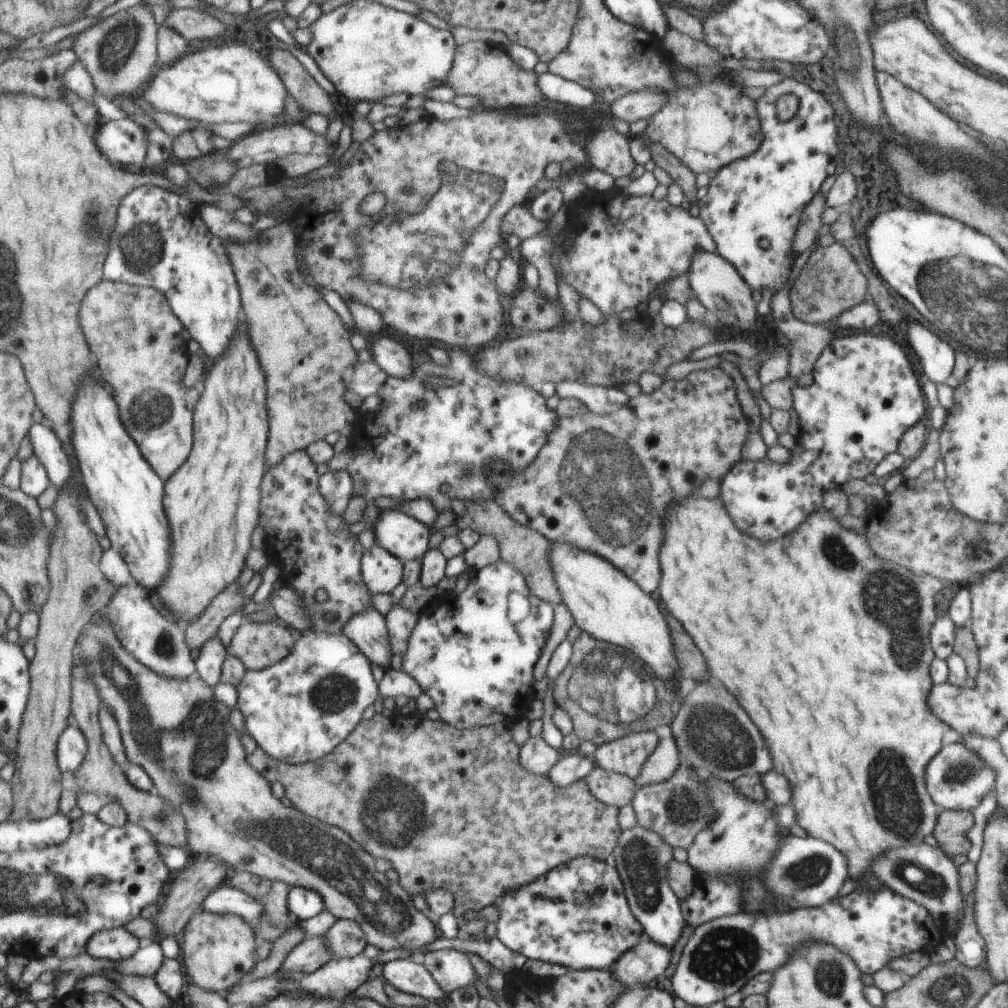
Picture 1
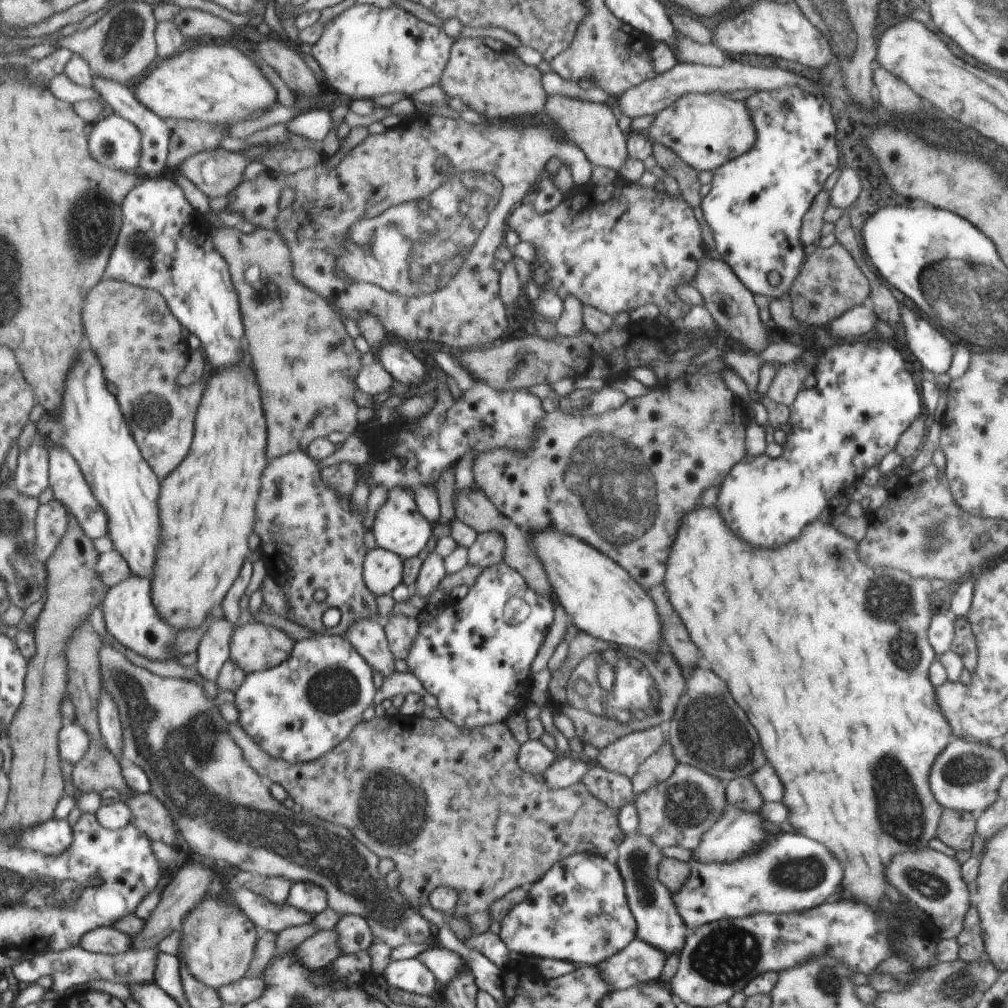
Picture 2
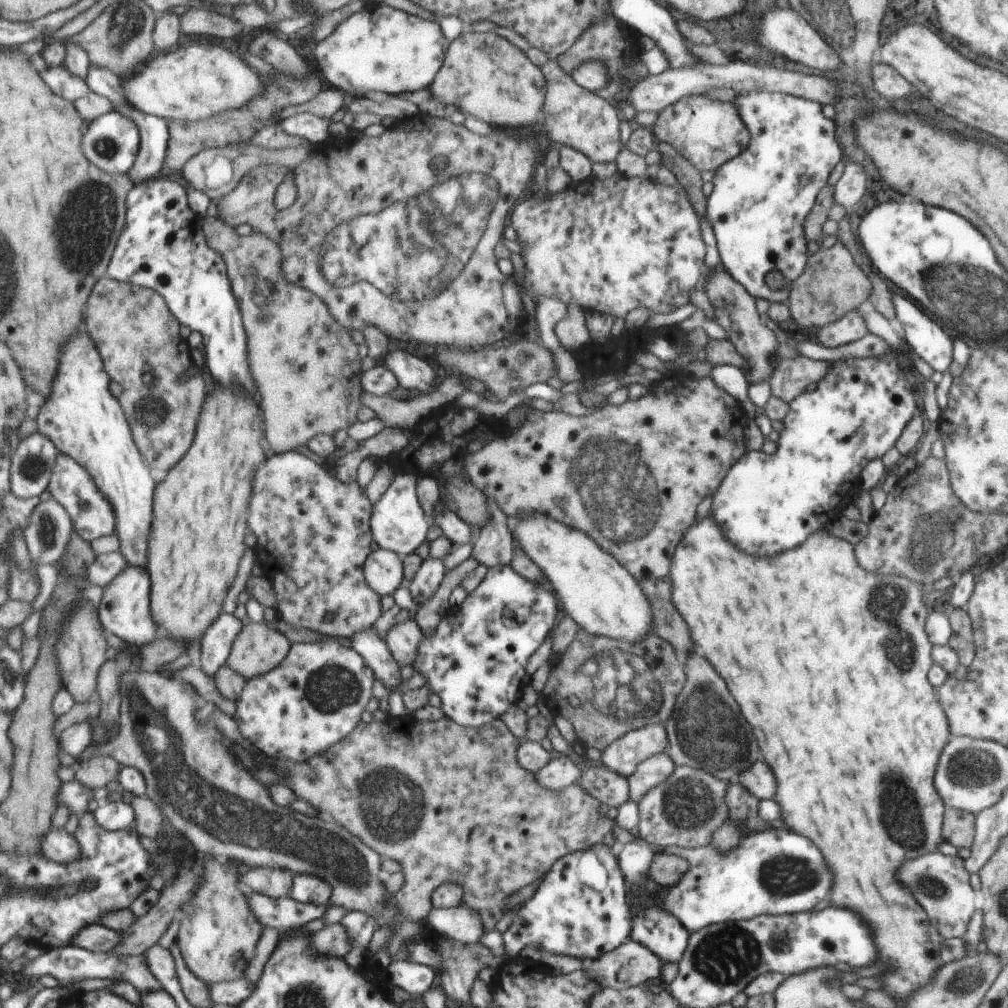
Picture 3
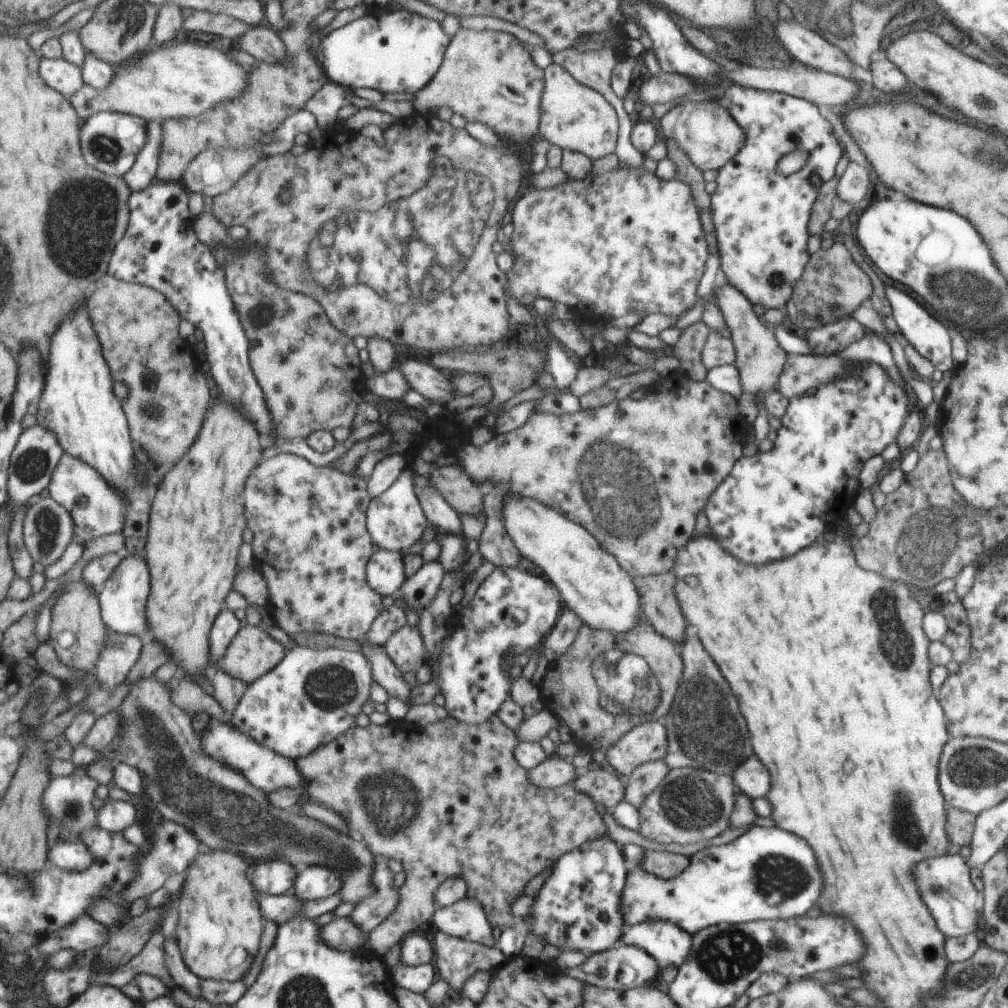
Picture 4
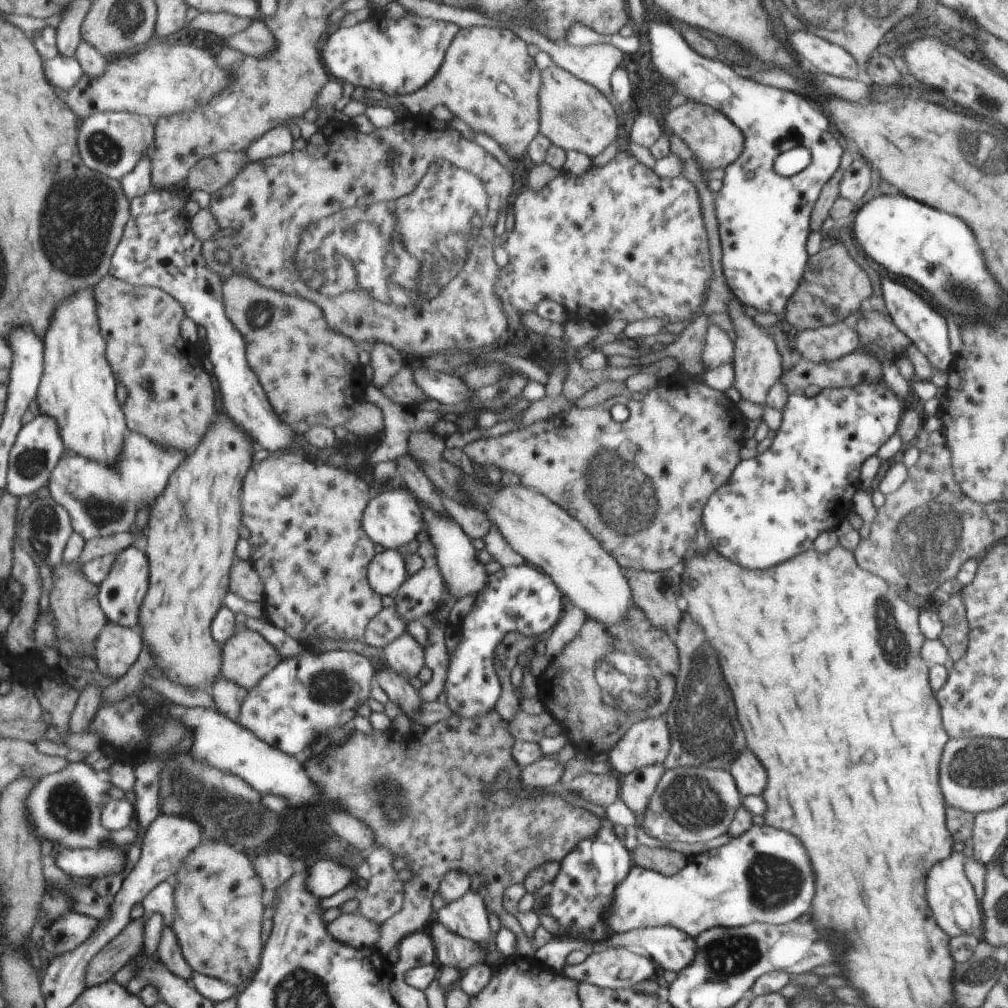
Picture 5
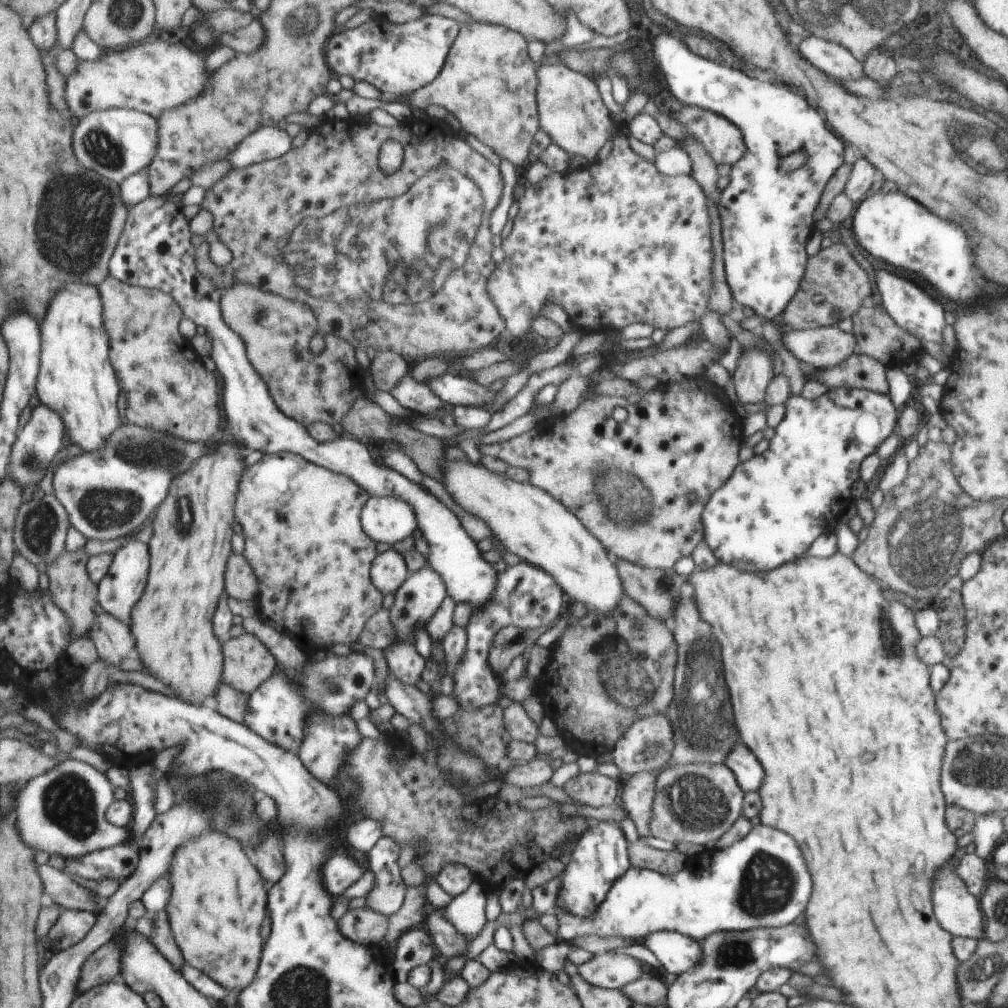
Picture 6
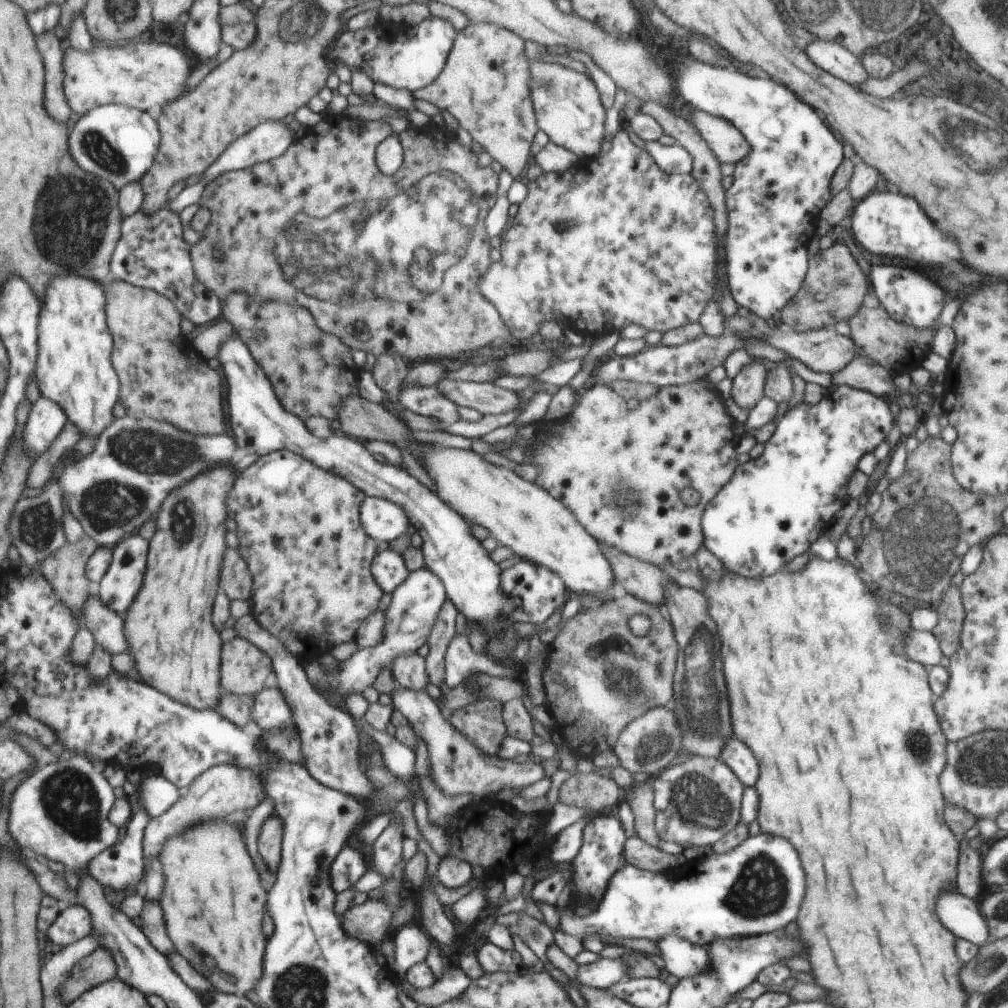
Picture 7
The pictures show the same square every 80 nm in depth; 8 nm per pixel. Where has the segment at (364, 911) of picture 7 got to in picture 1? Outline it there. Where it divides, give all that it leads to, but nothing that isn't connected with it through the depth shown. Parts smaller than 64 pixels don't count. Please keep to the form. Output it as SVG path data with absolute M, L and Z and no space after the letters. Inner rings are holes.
M325 935L315 936L301 942L290 952L278 976L291 979L295 976L313 974L331 960L331 954L327 950L327 938Z

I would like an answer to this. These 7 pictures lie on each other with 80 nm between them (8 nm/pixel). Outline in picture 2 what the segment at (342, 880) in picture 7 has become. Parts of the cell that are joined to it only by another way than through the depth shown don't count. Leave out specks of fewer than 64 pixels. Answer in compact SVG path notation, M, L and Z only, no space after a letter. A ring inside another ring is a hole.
M311 882L294 883L288 904L307 914L319 914L328 908L327 890Z

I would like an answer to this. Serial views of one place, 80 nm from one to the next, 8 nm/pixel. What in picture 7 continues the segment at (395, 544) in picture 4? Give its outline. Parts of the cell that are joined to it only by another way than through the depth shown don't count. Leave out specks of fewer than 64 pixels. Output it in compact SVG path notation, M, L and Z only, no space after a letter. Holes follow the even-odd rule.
M365 497L359 508L360 525L379 544L386 545L407 528L407 512L388 499Z

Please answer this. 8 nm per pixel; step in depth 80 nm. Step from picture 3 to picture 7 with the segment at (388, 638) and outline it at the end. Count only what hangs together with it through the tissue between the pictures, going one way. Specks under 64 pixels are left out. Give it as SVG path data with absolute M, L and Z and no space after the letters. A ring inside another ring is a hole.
M417 653L397 657L389 669L395 683L403 688L423 691L427 684L427 676L423 670L423 657L419 658Z

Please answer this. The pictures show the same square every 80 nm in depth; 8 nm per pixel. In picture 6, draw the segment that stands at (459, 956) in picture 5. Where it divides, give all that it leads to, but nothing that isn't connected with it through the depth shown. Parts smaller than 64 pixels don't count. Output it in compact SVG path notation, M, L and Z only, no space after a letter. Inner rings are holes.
M434 909L426 914L423 928L431 937L435 948L447 960L465 954L467 944L464 935L443 916L440 910Z

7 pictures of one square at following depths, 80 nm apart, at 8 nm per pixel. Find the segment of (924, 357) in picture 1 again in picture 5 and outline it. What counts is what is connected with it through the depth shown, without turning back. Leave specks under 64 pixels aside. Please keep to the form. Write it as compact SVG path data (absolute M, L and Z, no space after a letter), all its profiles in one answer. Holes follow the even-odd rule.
M886 277L881 278L880 288L886 313L896 328L908 336L912 345L927 358L932 368L937 371L947 371L955 361L955 357L947 346L947 328L943 316L937 310L933 310L927 302L923 302L923 298L919 298L915 292L911 292L907 286L899 282L893 282Z

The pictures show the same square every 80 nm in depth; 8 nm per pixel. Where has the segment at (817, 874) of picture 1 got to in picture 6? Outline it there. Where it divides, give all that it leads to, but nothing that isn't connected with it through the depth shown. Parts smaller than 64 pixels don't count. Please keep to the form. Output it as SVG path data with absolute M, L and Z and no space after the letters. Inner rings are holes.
M759 824L751 827L741 840L735 841L727 848L701 852L695 870L683 868L675 874L662 875L649 869L629 867L615 880L615 884L608 890L607 896L592 915L578 917L557 907L554 907L552 914L555 914L558 922L556 936L559 941L570 942L575 937L591 935L635 940L647 937L651 933L671 931L701 943L705 937L713 933L737 933L753 928L772 929L789 925L789 922L793 922L803 912L809 892L811 878L807 874L797 844L787 834Z

